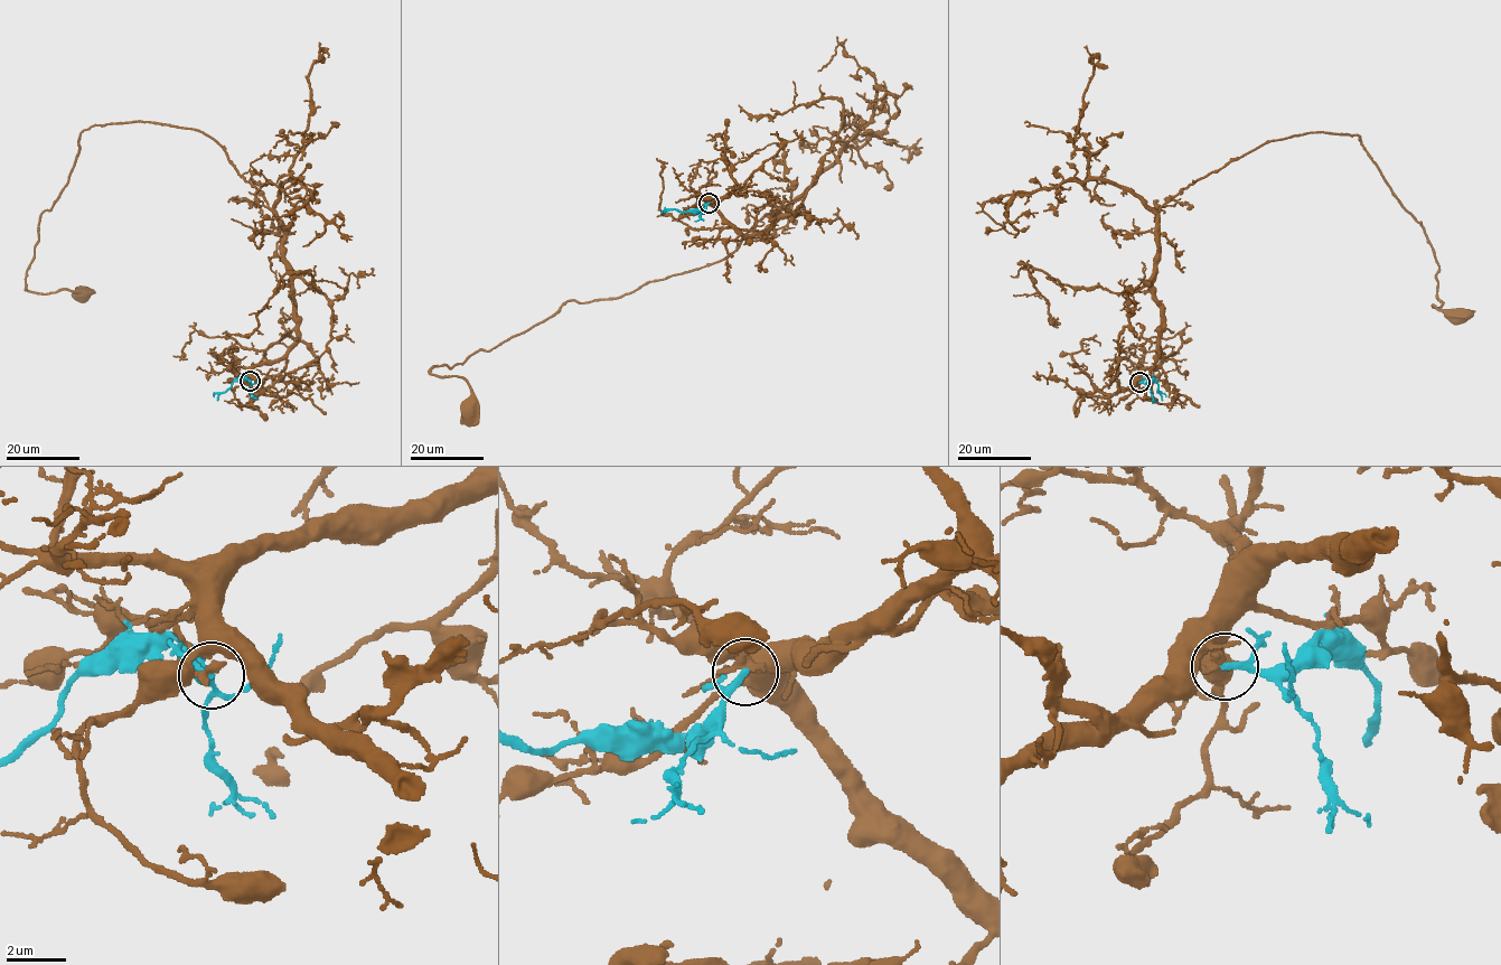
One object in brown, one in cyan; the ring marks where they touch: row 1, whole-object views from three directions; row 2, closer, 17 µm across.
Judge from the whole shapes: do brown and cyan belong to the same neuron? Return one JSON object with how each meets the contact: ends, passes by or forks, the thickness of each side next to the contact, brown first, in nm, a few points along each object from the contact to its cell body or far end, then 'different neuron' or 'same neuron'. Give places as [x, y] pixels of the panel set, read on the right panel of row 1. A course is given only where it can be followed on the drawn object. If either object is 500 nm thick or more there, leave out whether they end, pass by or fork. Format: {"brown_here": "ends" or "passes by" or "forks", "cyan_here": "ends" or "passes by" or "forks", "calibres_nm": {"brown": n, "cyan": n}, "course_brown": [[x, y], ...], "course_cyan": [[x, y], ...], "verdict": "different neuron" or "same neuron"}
{"brown_here": "ends", "cyan_here": "passes by", "calibres_nm": {"brown": 360, "cyan": 170}, "course_brown": [[1138, 382], [1161, 358], [1161, 207], [1305, 133], [1359, 136], [1432, 246], [1443, 303], [1432, 307], [1461, 315]], "course_cyan": [[1138, 382], [1154, 377], [1157, 391], [1165, 396]], "verdict": "different neuron"}

